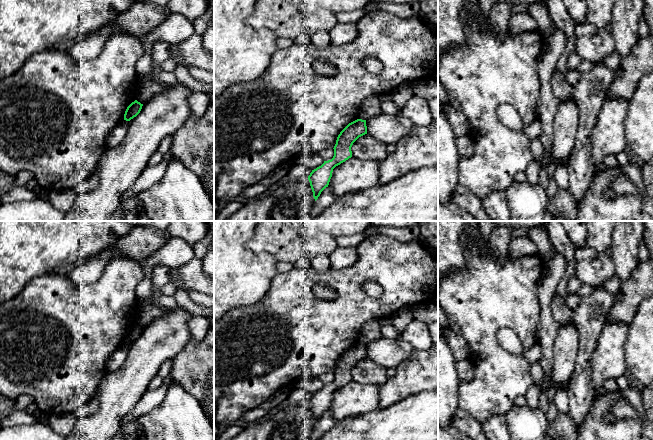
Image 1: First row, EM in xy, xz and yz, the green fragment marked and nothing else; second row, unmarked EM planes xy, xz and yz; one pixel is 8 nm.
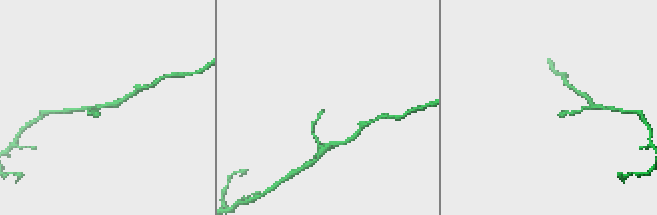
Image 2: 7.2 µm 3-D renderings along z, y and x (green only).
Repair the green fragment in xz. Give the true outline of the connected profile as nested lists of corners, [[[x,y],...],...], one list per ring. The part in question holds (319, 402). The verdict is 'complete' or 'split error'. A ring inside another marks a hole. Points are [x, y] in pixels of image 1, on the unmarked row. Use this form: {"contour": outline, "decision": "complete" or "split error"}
{"contour": [[[357,343],[349,347],[338,359],[331,384],[312,394],[308,400],[315,425],[321,416],[328,411],[333,393],[352,381],[351,371],[361,360],[367,358],[366,344]]], "decision": "complete"}

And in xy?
{"contour": [[[137,324],[132,326],[125,335],[124,344],[130,345],[134,341],[136,341],[140,337],[142,330],[143,328],[141,328]]], "decision": "complete"}

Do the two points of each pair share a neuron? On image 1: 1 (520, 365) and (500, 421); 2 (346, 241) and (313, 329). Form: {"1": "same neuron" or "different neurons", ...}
{"1": "different neurons", "2": "different neurons"}

